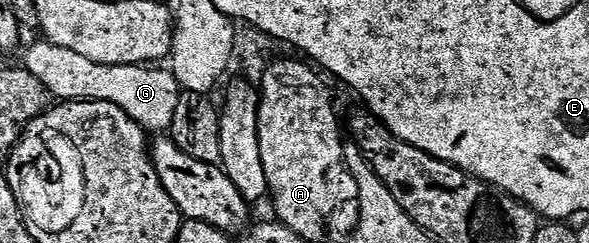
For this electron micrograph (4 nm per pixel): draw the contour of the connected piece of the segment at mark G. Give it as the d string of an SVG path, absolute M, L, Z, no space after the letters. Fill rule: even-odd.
M39 40L27 52L24 69L41 81L48 95L63 100L111 102L138 121L140 127L153 133L168 131L177 112L181 89L170 69L146 65L103 65L60 45Z

